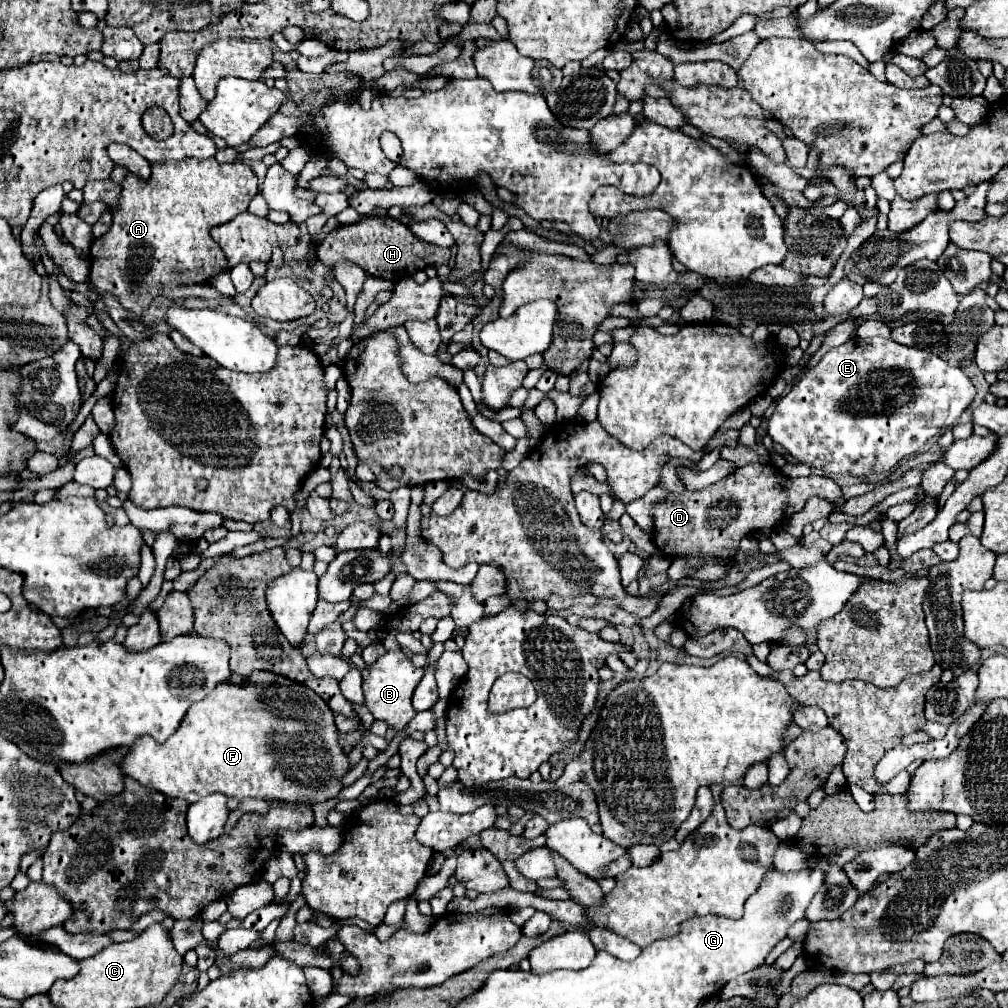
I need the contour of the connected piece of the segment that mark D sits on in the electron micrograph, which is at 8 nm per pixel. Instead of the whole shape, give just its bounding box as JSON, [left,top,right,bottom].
[652,464,842,558]

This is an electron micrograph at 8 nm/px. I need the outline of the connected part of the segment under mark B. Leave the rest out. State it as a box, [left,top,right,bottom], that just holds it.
[362,646,424,730]

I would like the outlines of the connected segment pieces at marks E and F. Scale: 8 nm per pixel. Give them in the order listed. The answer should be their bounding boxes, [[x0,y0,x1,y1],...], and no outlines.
[[768,338,976,476],[122,672,348,804]]

